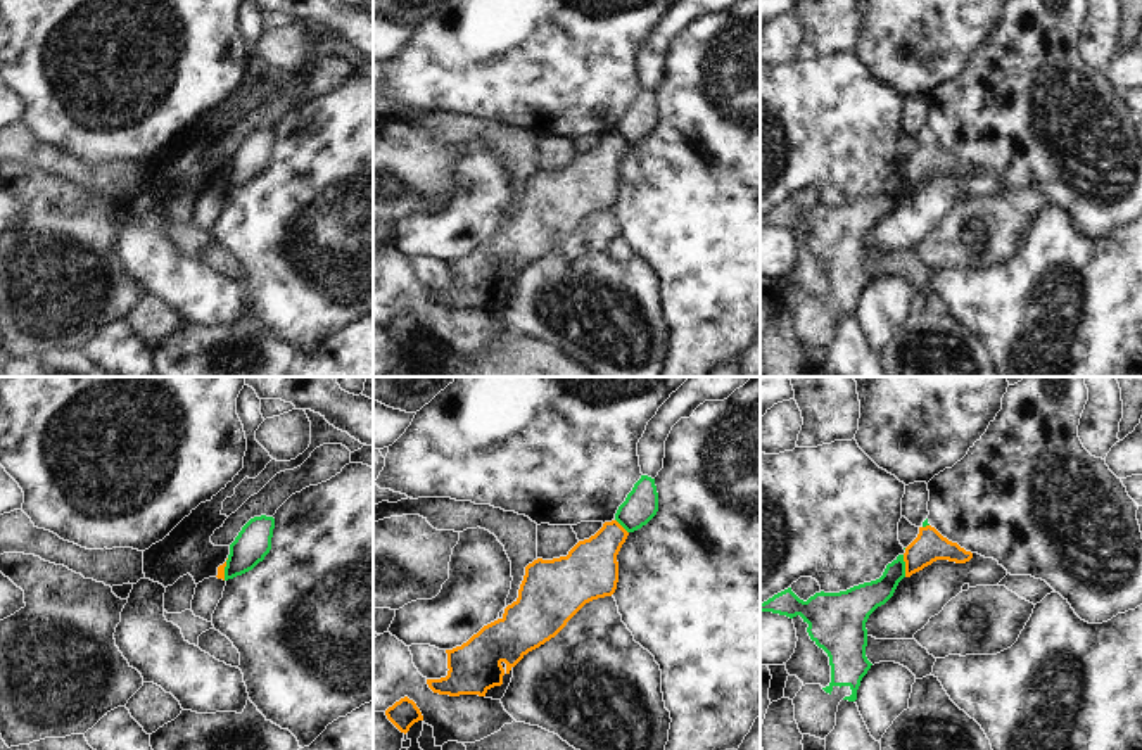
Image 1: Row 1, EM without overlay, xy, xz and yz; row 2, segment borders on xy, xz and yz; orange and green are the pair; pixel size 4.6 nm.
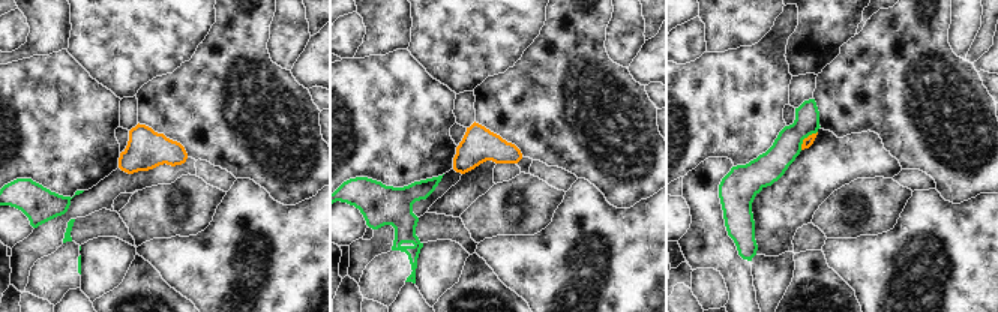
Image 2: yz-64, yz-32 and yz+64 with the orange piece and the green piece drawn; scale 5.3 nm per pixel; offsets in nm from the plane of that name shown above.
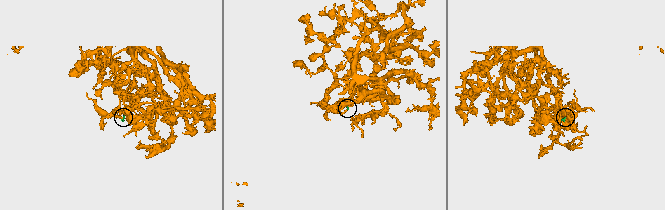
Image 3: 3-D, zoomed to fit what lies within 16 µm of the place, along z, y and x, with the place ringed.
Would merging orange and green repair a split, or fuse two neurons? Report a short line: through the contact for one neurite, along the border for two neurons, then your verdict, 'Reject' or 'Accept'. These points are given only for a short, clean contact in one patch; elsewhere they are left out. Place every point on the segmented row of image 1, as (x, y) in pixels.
Line: yz (902, 555), (906, 576). Reject

